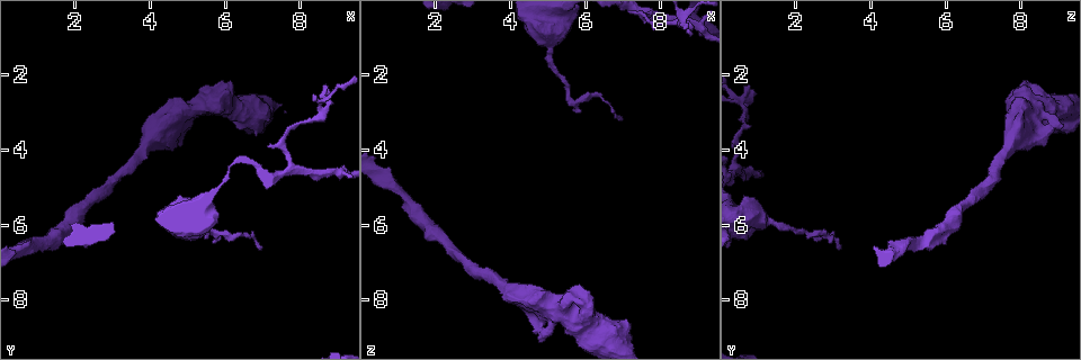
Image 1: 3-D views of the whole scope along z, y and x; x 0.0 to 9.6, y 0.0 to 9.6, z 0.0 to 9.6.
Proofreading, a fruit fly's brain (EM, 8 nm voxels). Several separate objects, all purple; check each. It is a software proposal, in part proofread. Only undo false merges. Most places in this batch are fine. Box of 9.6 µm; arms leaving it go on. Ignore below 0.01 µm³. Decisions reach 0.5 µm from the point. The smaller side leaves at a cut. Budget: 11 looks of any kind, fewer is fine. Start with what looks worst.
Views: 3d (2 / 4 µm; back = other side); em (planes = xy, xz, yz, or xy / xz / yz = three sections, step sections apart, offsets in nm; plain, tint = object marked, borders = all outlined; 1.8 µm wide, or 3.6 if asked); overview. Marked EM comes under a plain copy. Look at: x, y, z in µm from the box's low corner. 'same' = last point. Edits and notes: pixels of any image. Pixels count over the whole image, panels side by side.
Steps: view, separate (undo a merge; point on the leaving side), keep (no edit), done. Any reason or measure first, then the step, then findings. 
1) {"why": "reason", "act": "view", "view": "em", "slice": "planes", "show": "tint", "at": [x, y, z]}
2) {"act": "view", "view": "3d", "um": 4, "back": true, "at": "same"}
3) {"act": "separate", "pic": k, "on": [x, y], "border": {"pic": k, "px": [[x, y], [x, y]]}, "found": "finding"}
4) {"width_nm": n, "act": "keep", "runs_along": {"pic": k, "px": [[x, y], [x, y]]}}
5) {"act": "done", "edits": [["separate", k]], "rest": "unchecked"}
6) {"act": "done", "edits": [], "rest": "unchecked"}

{"why": "abrupt turn", "act": "view", "view": "em", "slice": "yz", "step": 16, "show": "tint", "at": [8.55, 2.90, 0.65]}

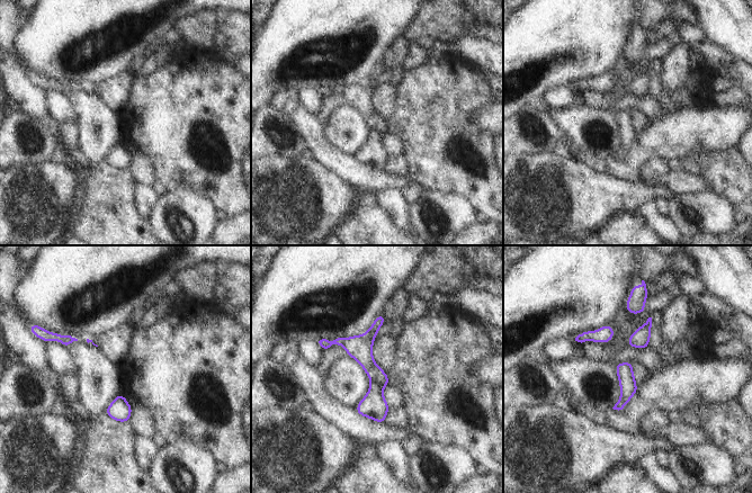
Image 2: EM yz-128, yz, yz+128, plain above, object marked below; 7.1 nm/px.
{"act": "view", "view": "em", "slice": "planes", "show": "tint", "at": "same"}

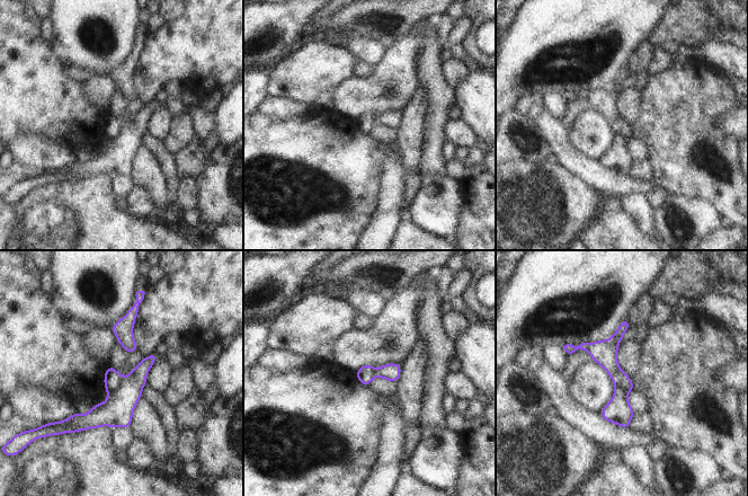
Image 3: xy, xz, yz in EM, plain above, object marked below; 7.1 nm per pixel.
{"width_nm": 120, "act": "separate", "pic": 3, "on": [113, 379], "found": "two neurons meet here"}

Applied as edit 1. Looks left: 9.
{"why": "calibre changes", "act": "view", "view": "em", "slice": "planes", "show": "tint", "at": [5.85, 2.80, 8.25]}

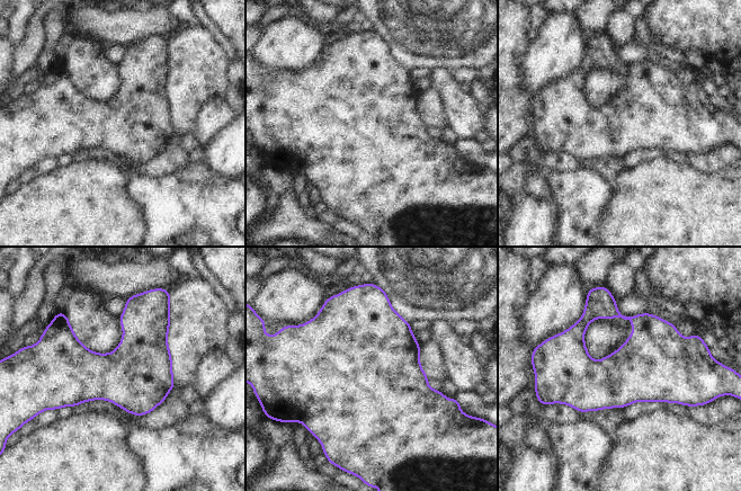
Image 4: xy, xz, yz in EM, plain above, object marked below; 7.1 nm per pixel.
{"width_nm": 480, "act": "keep", "found": "continuous, no second neuron"}

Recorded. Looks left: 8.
{"why": "thick turns thin", "act": "view", "view": "3d", "um": 4, "at": [4.85, 5.80, 0.55]}

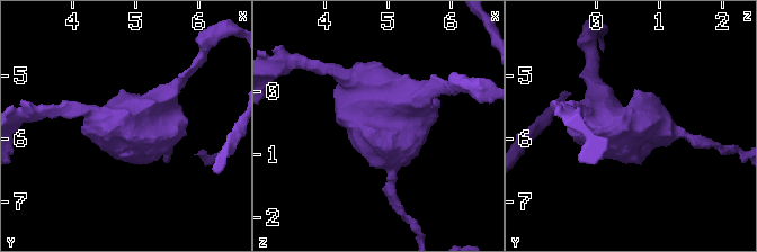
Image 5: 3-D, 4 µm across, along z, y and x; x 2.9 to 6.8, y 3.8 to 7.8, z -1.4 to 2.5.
{"act": "view", "view": "em", "um": 3.6, "slice": "planes", "show": "tint", "at": [4.90, 5.75, 0.60]}

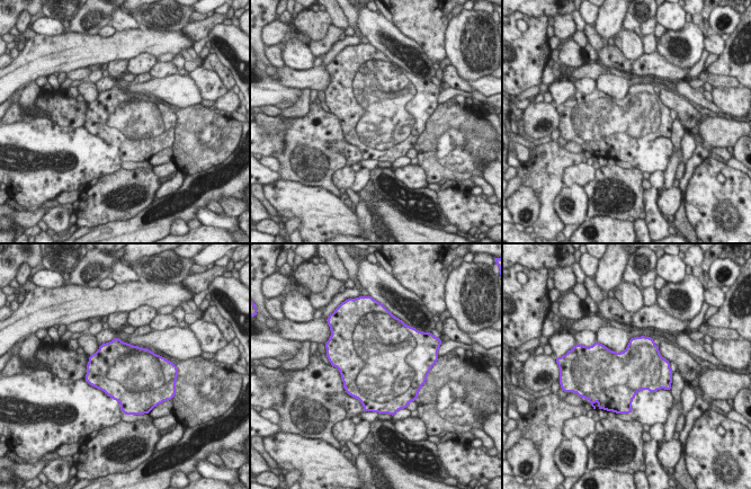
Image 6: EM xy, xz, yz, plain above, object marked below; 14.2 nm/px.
{"act": "keep", "found": "all the same neuron"}

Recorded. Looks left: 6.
{"why": "calibre changes", "act": "view", "view": "em", "slice": "xy", "step": 16, "show": "tint", "at": [3.65, 4.10, 7.60]}

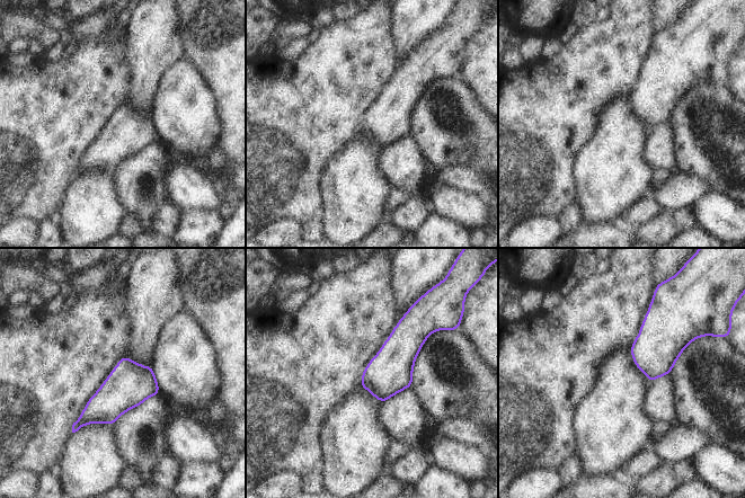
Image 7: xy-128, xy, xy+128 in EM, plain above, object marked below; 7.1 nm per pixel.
{"act": "view", "view": "em", "slice": "planes", "show": "tint", "at": "same"}

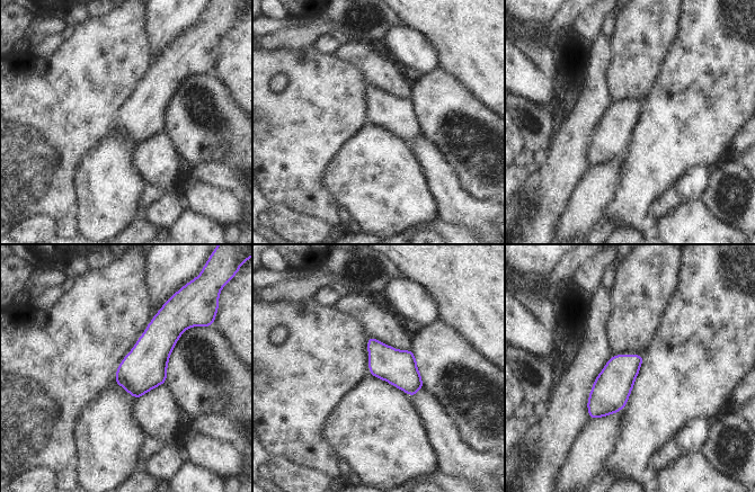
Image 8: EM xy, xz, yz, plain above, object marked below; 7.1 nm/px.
{"width_nm": 260, "act": "keep", "found": "continuous, no second neuron"}

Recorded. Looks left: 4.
{"act": "done", "edits": [["separate", 3]], "rest": "unchecked"}

